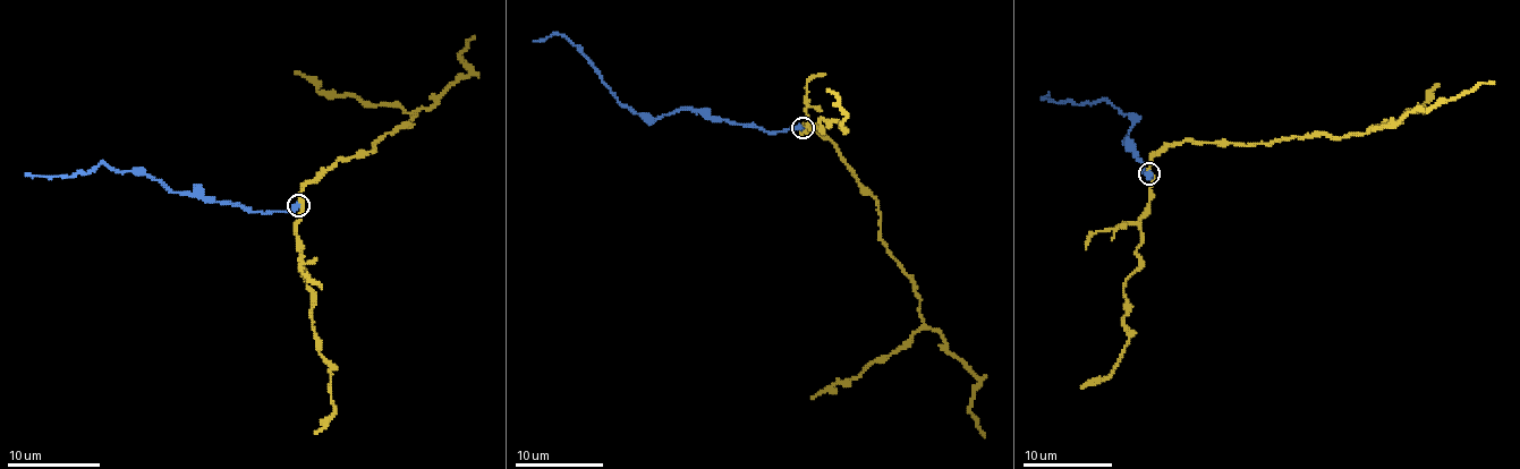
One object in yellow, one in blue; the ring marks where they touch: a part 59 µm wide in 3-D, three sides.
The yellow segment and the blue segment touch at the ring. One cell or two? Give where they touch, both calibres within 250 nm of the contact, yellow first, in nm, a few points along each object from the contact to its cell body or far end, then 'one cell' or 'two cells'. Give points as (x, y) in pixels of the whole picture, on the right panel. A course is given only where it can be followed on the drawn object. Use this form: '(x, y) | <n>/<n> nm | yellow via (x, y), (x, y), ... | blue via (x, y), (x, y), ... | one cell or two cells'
(1149, 173) | 300/320 nm | yellow via (1149, 173), (1149, 158), (1183, 141), (1241, 145), (1319, 134), (1363, 135), (1494, 82) | blue via (1149, 173), (1148, 178), (1124, 144), (1136, 120), (1131, 114), (1104, 100), (1075, 104), (1043, 96), (1049, 92) | two cells

